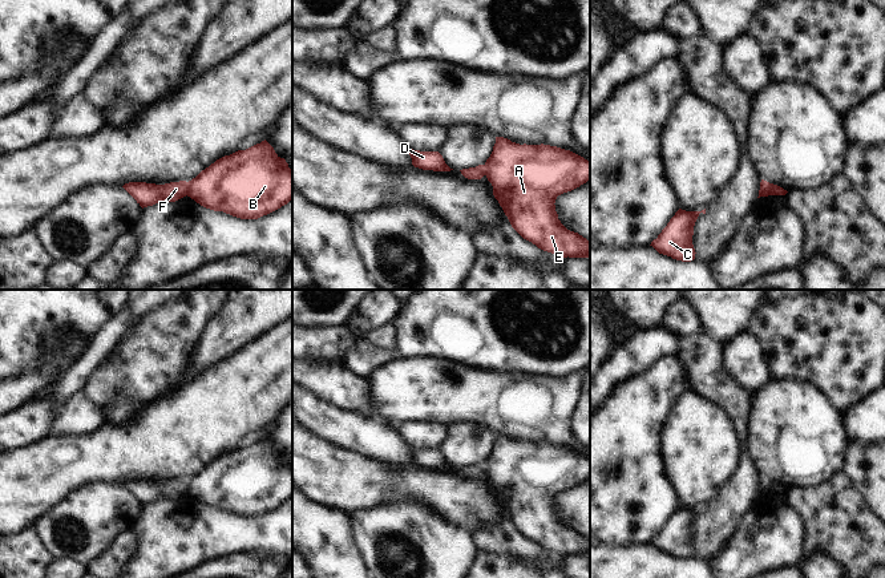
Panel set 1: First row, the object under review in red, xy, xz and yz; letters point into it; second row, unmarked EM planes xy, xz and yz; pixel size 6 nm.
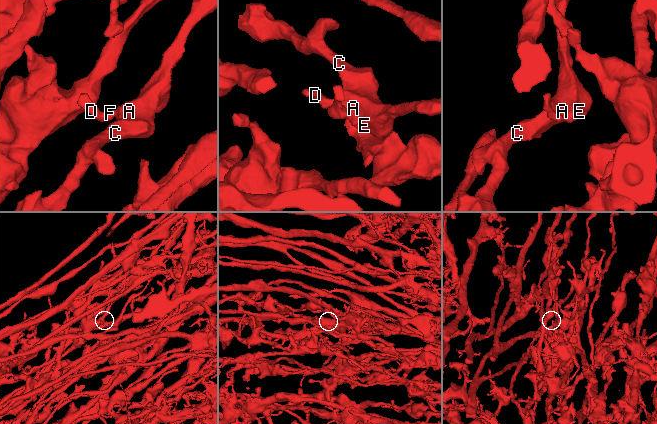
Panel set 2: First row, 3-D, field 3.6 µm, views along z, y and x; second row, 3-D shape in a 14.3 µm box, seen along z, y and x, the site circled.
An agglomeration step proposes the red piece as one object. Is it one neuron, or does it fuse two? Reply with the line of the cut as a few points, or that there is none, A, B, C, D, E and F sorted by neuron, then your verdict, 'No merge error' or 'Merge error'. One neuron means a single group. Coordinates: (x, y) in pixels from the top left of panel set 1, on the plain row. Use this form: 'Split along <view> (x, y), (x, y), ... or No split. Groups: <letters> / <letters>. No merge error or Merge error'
Split along xy (186, 480), (188, 492). Groups: A B C E / D F. Merge error

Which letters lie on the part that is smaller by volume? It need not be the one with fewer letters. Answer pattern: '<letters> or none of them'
D, F

